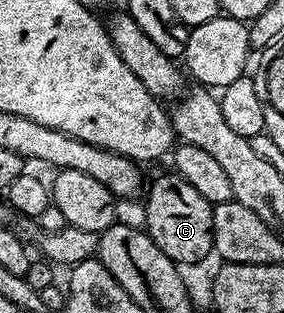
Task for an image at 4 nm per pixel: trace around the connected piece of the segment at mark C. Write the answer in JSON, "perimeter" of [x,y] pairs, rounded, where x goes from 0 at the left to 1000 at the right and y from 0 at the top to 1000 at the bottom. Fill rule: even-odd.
{"perimeter":[[[592,546],[539,578],[525,604],[525,633],[511,642],[511,709],[528,764],[627,850],[680,847],[718,827],[750,792],[750,655],[658,572],[616,546]]]}

